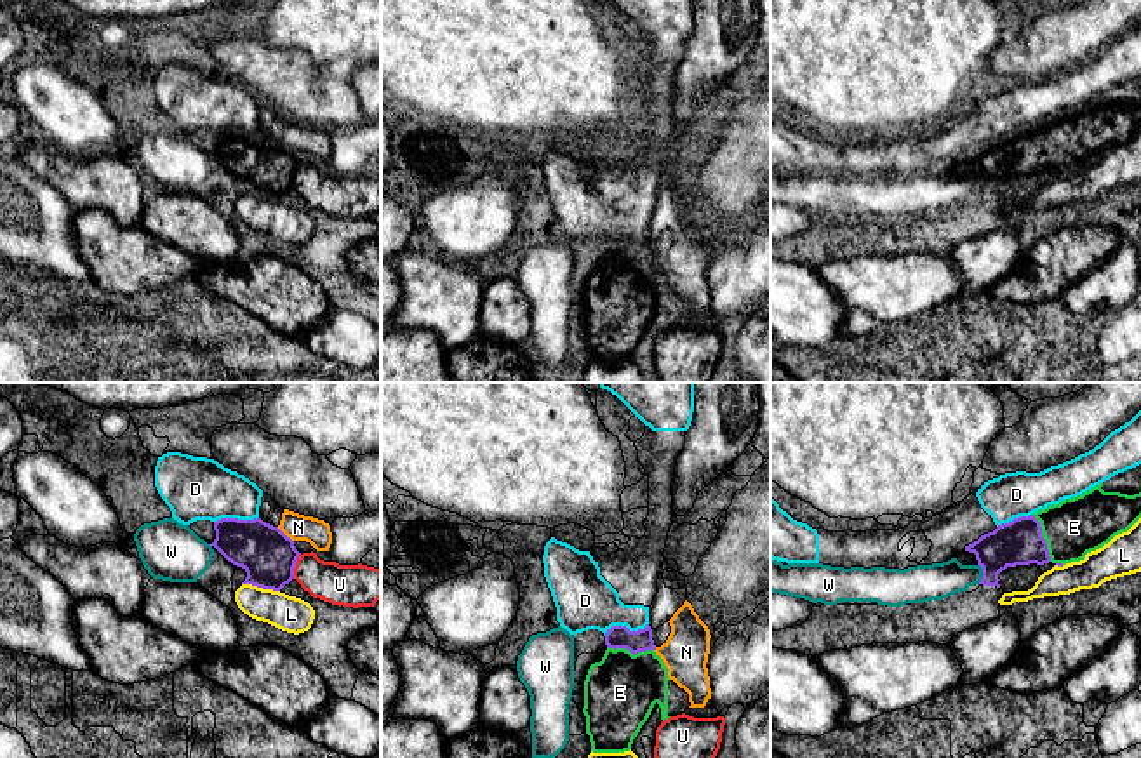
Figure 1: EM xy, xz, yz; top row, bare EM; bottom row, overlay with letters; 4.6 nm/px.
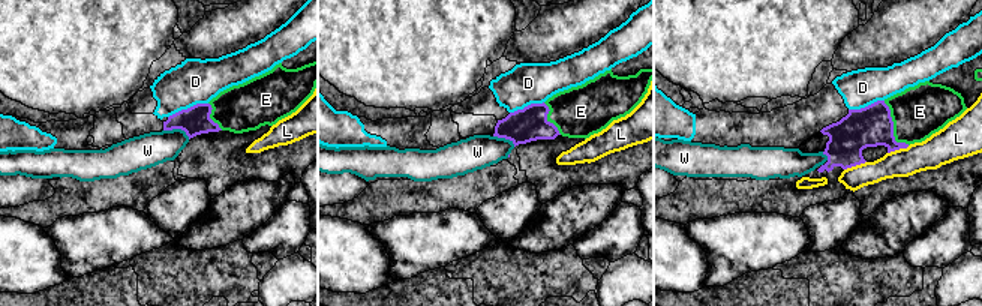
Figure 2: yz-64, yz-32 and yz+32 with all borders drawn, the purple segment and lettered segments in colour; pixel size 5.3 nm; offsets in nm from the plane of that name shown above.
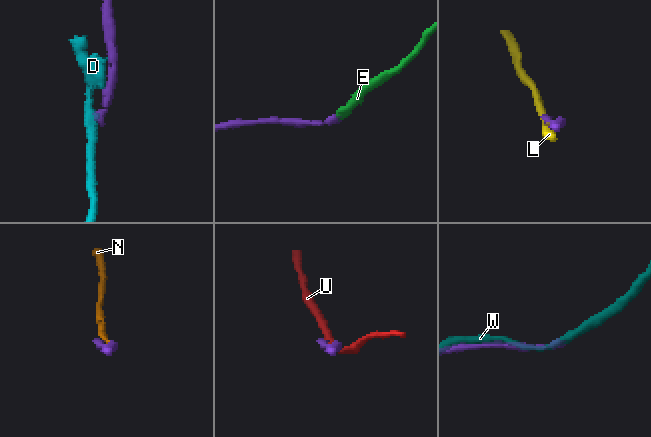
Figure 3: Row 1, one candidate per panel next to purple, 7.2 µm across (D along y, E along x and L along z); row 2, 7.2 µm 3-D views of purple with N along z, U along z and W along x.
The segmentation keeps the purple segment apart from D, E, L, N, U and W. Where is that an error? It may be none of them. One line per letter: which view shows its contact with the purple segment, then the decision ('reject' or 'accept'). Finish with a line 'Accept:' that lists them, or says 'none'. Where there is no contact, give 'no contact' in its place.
D: xz | reject
E: xz | accept
L: xy | reject
N: xy | reject
U: xy | reject
W: yz | reject
Accept: E

